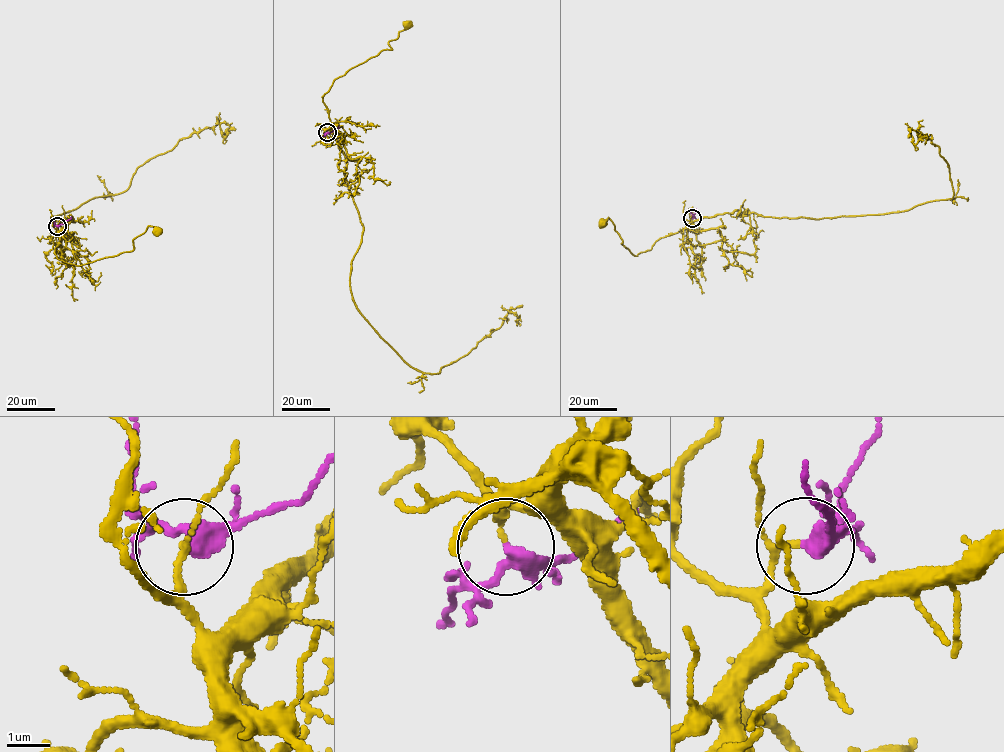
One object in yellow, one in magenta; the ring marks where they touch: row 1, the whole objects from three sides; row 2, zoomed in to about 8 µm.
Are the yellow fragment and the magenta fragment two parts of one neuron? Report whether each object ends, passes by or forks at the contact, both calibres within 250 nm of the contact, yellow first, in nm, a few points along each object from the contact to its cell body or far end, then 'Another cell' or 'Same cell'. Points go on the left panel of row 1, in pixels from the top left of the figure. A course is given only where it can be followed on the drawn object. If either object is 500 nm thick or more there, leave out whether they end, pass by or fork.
At the ring yellow passes by. At the ring magenta passes by. Thickness 110 nm (yellow) against 360 nm. Course of yellow: (56, 226), (60, 239), (55, 254), (59, 259), (77, 265), (131, 252), (133, 240), (149, 226), (157, 231). Course of magenta: (56, 226), (71, 217). Same cell

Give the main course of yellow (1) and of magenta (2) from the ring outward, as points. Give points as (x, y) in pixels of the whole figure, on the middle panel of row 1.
1: (326, 131), (331, 125), (323, 95), (332, 82), (383, 50), (391, 49), (388, 43), (396, 39), (407, 24)
2: (326, 131), (331, 132), (338, 126)

